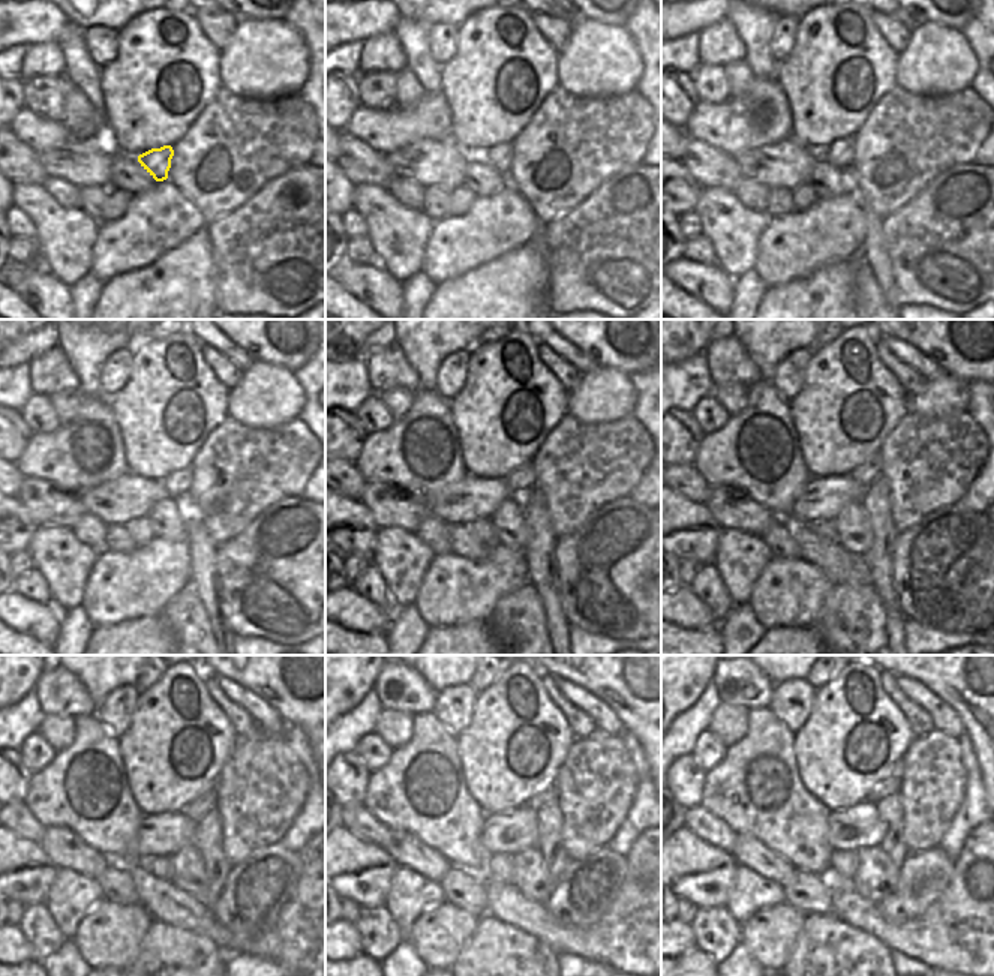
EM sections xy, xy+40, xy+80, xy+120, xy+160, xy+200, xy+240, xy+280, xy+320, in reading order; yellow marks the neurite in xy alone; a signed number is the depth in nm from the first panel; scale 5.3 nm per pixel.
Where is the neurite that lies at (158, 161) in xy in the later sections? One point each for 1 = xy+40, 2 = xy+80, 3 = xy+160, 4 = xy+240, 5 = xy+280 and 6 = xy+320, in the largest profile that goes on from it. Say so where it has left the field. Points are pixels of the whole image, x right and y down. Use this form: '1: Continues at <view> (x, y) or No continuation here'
1: Continues at xy+40 (498, 156)
2: Continues at xy+80 (840, 153)
3: Continues at xy+160 (519, 482)
4: Continues at xy+240 (206, 799)
5: Continues at xy+280 (544, 796)
6: Continues at xy+320 (889, 784).

